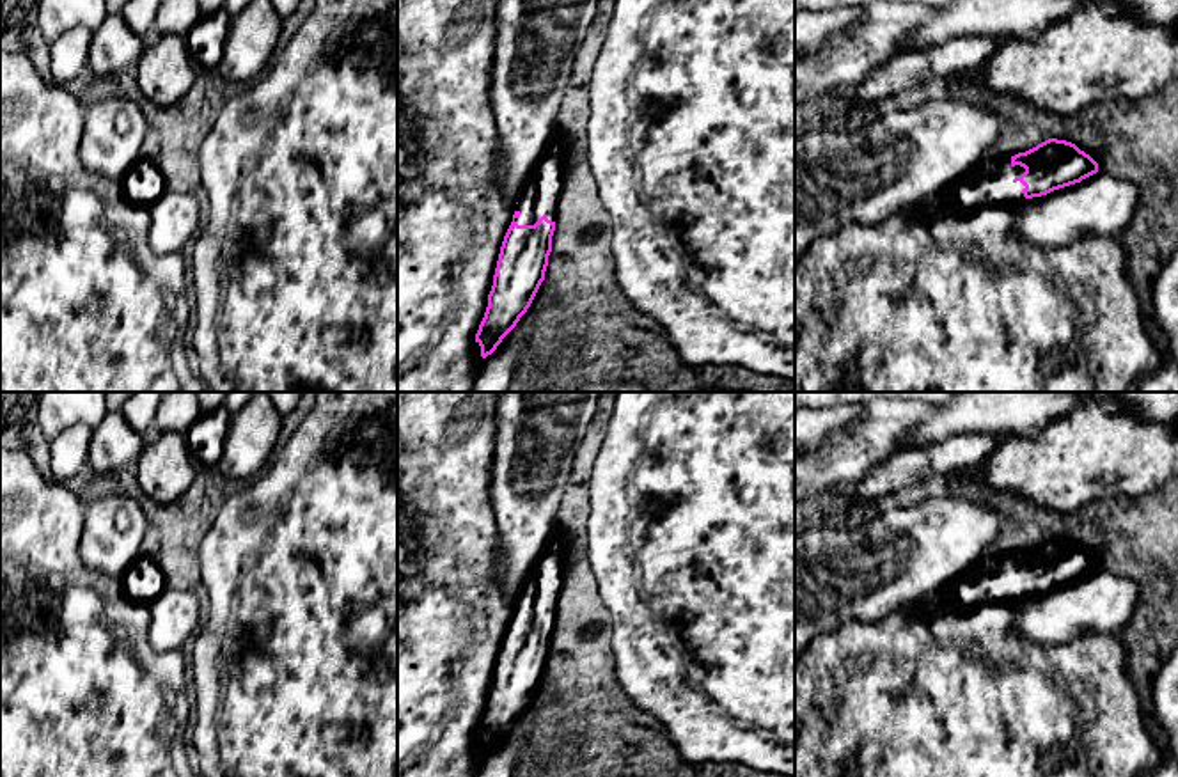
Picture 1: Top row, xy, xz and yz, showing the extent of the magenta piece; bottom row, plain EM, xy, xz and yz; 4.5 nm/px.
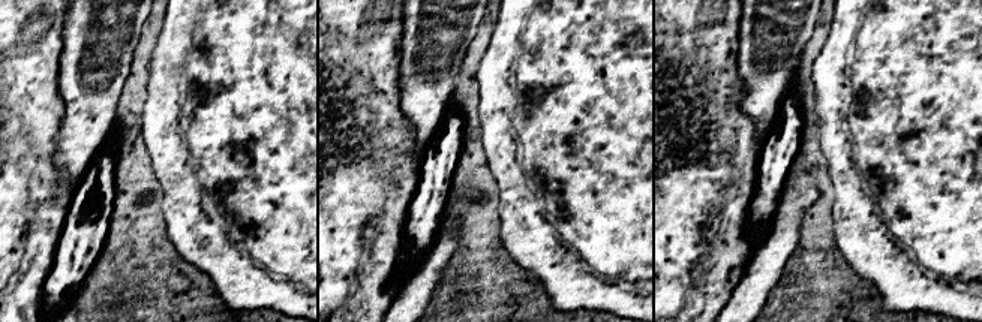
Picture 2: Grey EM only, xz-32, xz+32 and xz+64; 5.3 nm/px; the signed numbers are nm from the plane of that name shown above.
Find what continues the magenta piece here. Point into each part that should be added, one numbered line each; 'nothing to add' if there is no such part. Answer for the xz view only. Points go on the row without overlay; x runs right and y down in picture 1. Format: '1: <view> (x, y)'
1: xz (540, 593)

